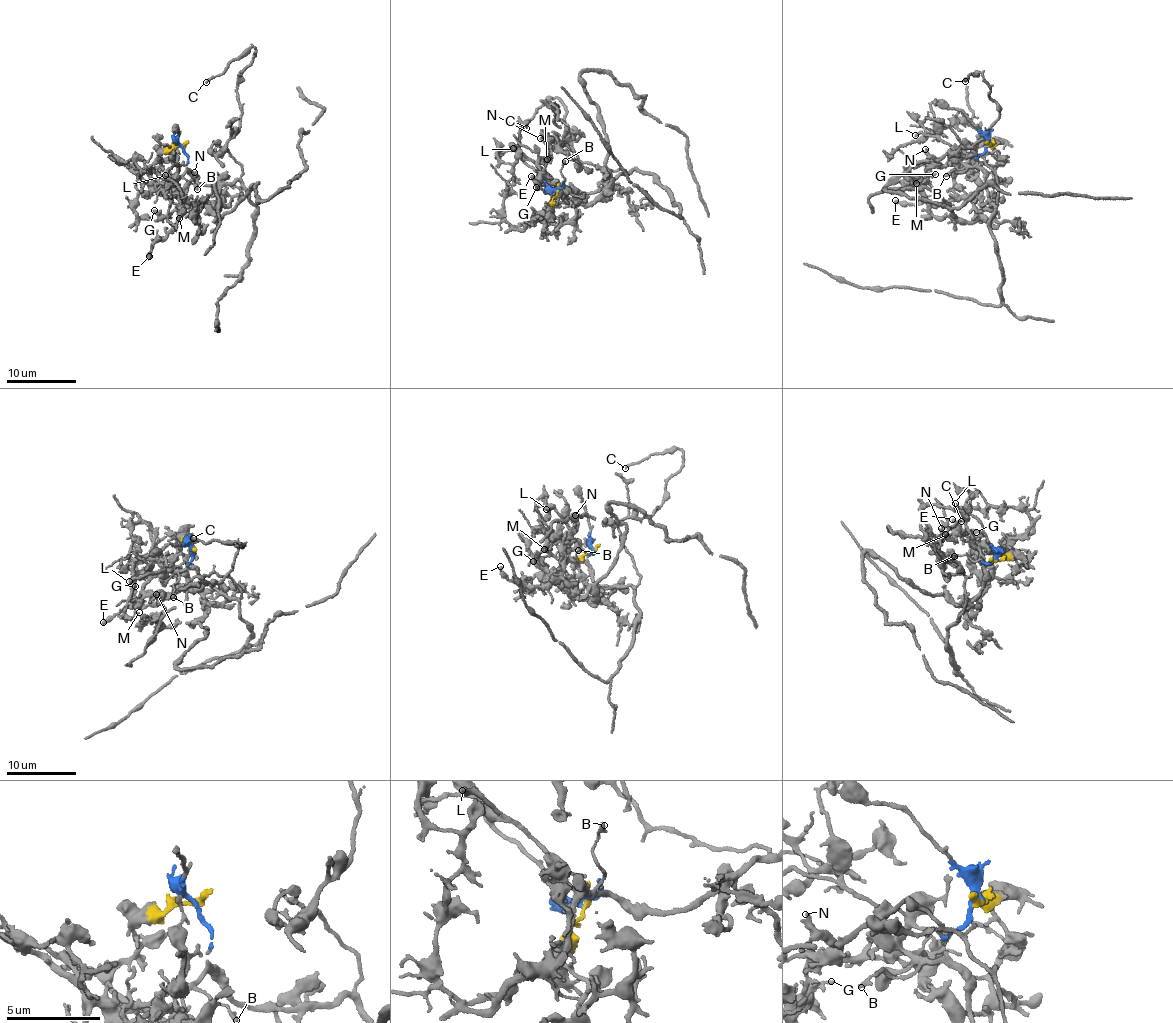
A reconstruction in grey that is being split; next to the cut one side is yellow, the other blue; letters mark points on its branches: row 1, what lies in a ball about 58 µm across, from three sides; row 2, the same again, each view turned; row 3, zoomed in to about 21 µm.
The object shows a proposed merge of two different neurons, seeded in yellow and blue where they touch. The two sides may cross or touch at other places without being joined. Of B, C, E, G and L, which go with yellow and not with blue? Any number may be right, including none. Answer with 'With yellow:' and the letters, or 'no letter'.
With yellow: E, G

